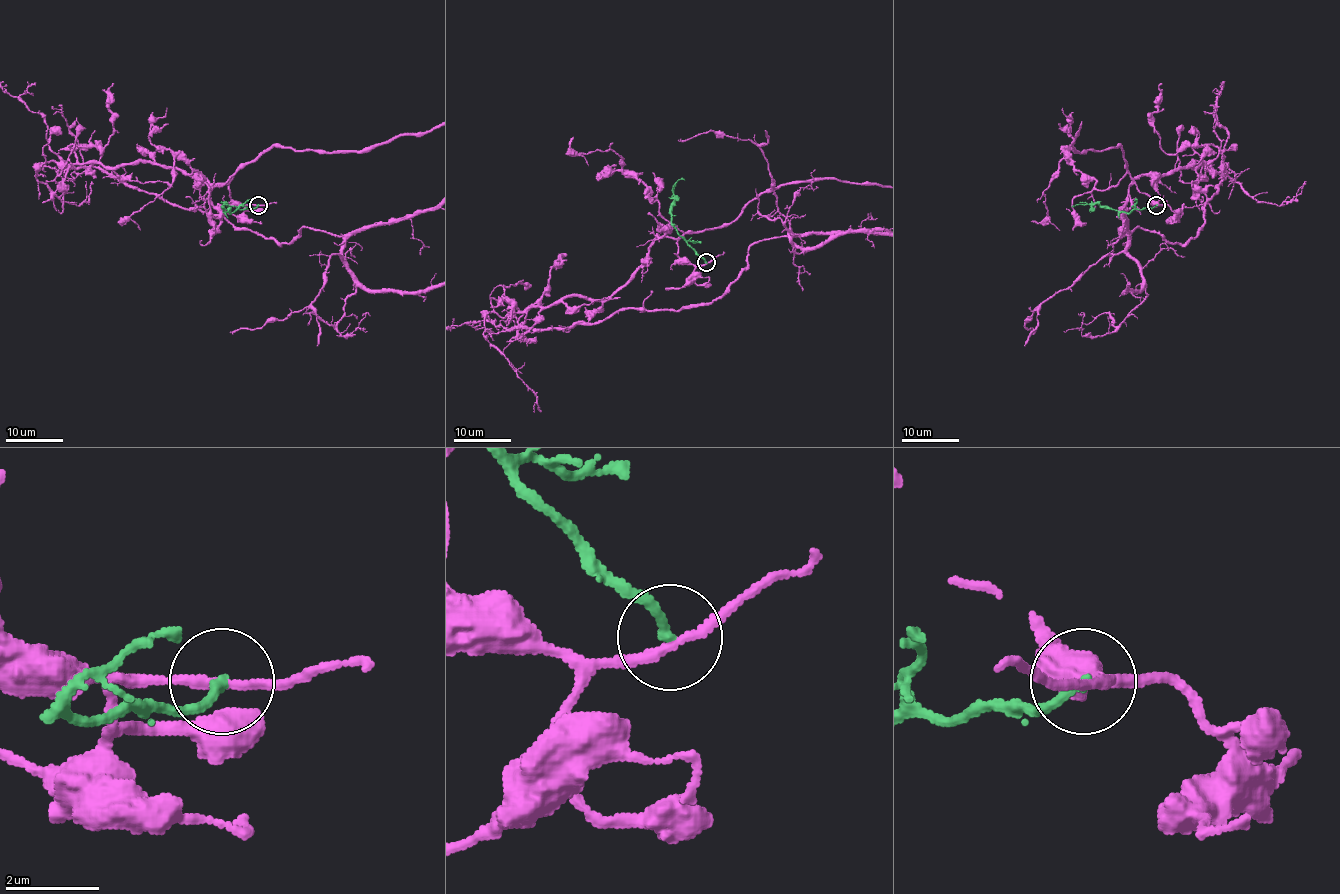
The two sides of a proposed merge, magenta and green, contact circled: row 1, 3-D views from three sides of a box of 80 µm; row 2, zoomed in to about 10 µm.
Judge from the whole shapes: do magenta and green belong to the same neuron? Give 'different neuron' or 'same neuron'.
different neuron

